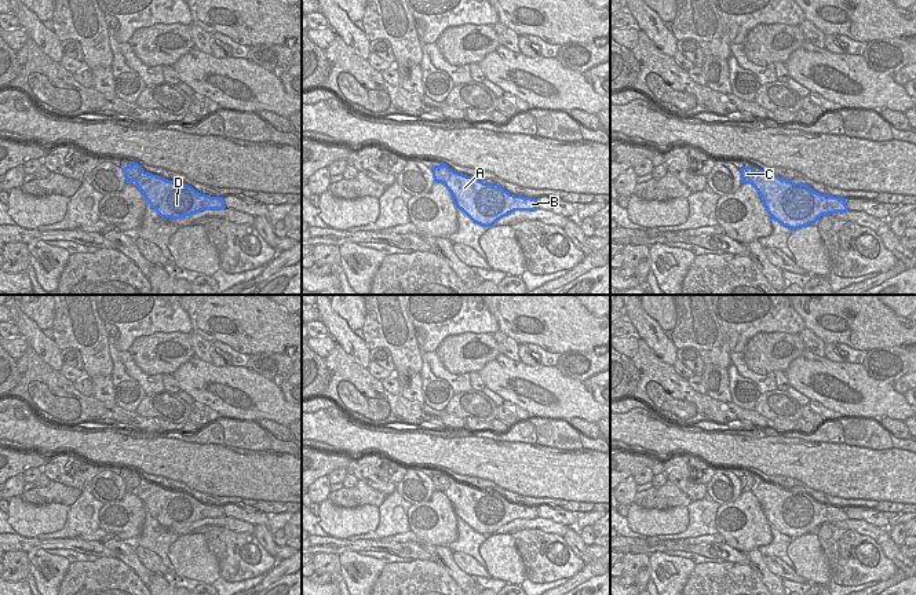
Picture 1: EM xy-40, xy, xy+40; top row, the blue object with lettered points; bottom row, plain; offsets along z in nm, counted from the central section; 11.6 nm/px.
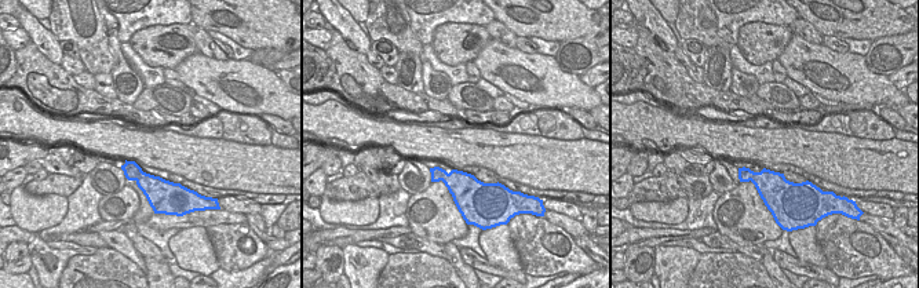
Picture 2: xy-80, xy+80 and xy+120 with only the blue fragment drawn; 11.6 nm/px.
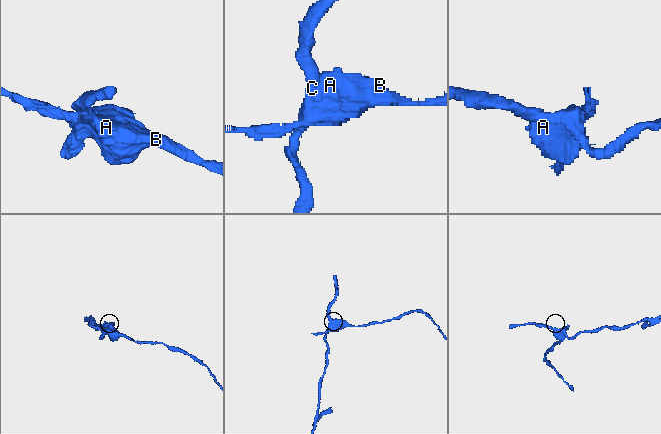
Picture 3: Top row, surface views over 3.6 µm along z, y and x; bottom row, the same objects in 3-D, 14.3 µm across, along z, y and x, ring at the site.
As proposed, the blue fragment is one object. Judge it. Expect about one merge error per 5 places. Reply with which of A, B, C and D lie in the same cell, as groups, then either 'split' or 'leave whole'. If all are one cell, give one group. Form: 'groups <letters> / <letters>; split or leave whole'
groups A B D / C; split

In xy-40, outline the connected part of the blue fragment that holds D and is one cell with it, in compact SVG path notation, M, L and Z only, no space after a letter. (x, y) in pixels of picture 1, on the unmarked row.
M145 481L136 496L161 526L182 528L204 518L223 518L223 505L211 505L193 496Z

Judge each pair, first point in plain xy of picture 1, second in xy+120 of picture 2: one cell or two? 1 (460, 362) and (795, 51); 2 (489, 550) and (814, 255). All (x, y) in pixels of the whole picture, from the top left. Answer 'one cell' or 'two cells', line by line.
1: two cells
2: one cell

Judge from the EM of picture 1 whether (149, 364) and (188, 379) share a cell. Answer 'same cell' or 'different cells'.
different cells

